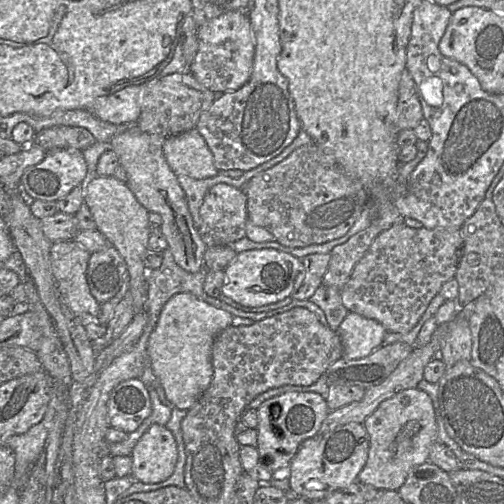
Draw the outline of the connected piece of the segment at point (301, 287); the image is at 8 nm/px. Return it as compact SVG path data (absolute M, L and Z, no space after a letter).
M330 253L309 254L302 258L302 271L295 280L290 297L296 300L309 299L322 284L330 258Z

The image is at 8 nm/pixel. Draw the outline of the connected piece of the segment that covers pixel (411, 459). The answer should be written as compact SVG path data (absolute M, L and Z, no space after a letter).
M416 388L403 390L383 401L363 422L369 435L369 452L357 481L377 490L398 491L409 474L428 461L432 445L438 440L435 410L429 395Z

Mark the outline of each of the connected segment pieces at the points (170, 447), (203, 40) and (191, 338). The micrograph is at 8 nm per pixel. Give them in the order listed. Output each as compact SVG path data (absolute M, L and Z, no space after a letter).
M152 424L141 436L131 453L132 475L145 484L168 479L174 472L178 451L170 430Z
M229 11L198 27L198 50L189 65L189 72L213 92L233 91L250 78L255 52L250 19L245 11Z
M191 293L173 295L162 308L156 327L148 339L147 352L155 375L163 384L173 406L188 411L209 387L213 379L212 346L215 337L232 323L233 315L199 300Z

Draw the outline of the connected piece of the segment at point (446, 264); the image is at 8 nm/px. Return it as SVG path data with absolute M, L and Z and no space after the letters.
M397 222L381 232L355 265L341 291L349 312L381 323L387 332L410 331L444 283L455 277L463 253L461 228L411 228Z

